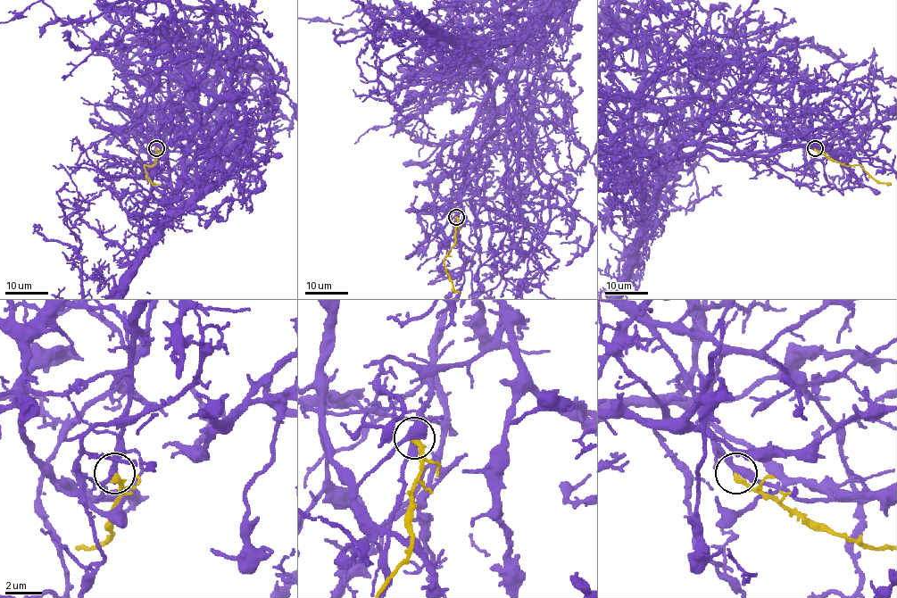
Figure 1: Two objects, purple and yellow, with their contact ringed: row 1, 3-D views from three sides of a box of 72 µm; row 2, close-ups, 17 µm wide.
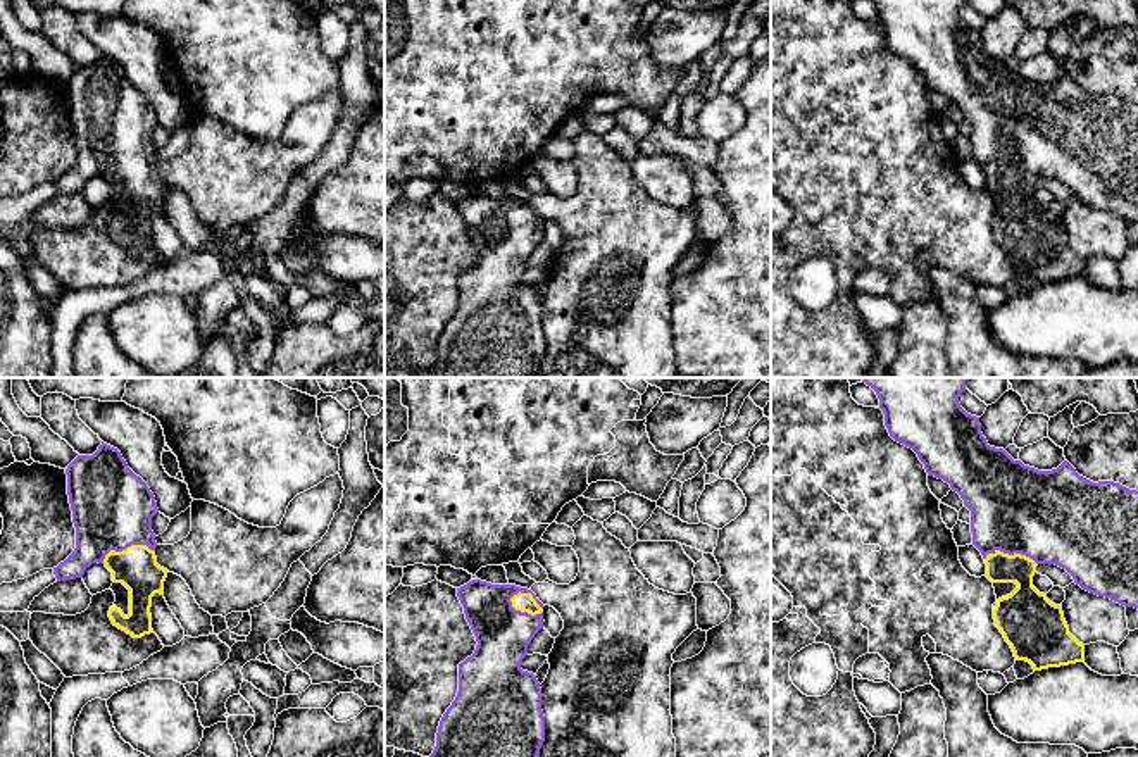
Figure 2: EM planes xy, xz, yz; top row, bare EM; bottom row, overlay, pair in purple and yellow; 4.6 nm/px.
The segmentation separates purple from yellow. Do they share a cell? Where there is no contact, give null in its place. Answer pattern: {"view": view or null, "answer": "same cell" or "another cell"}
{"view": "xz", "answer": "same cell"}

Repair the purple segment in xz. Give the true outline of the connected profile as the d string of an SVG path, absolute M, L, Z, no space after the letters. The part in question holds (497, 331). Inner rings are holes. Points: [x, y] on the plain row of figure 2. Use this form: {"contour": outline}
{"contour": "M472 193L457 202L476 264L459 278L459 305L443 328L436 360L428 378L535 378L545 355L541 302L533 286L522 285L528 259L543 241L543 217L516 198Z"}

